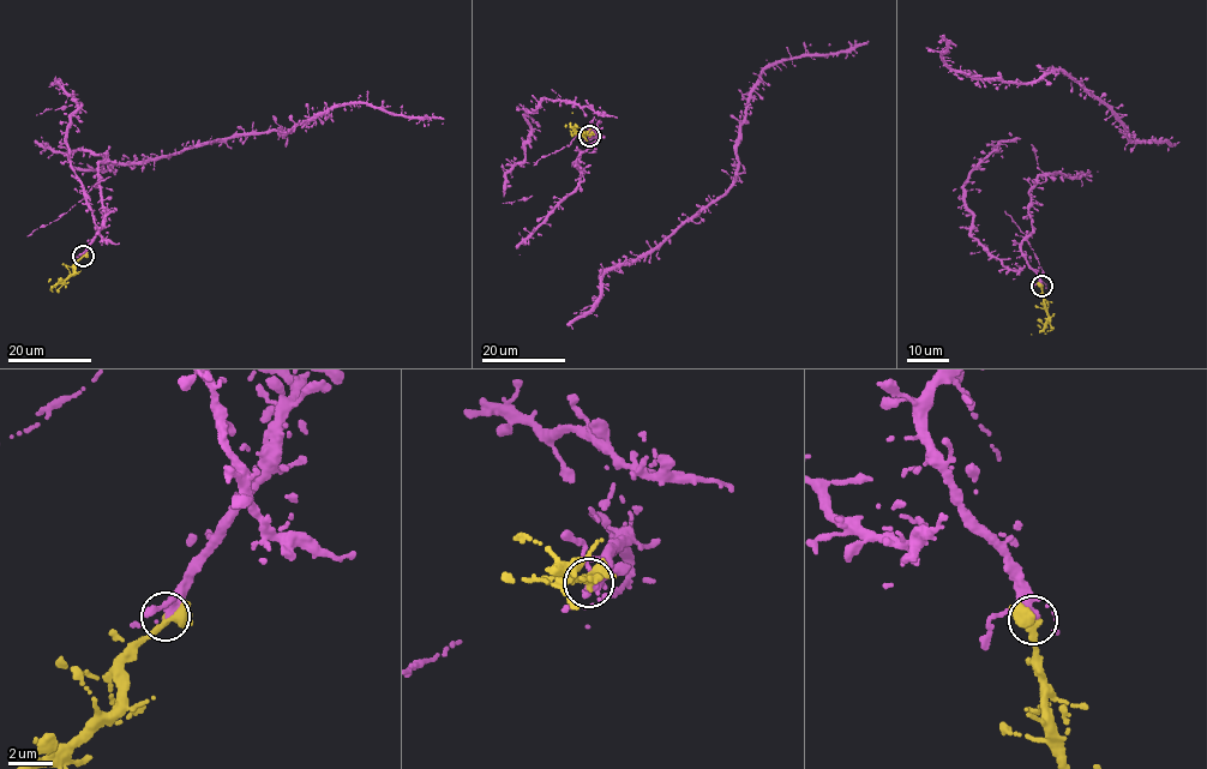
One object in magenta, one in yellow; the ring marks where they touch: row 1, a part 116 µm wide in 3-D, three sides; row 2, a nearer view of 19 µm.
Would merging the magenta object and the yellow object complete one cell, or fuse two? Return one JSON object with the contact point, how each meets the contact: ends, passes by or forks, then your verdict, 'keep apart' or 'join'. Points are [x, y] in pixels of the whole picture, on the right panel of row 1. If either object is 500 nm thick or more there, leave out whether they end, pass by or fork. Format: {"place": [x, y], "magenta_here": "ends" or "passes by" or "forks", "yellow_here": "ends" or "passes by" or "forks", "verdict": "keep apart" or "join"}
{"place": [1042, 286], "magenta_here": "passes by", "yellow_here": "passes by", "verdict": "join"}

